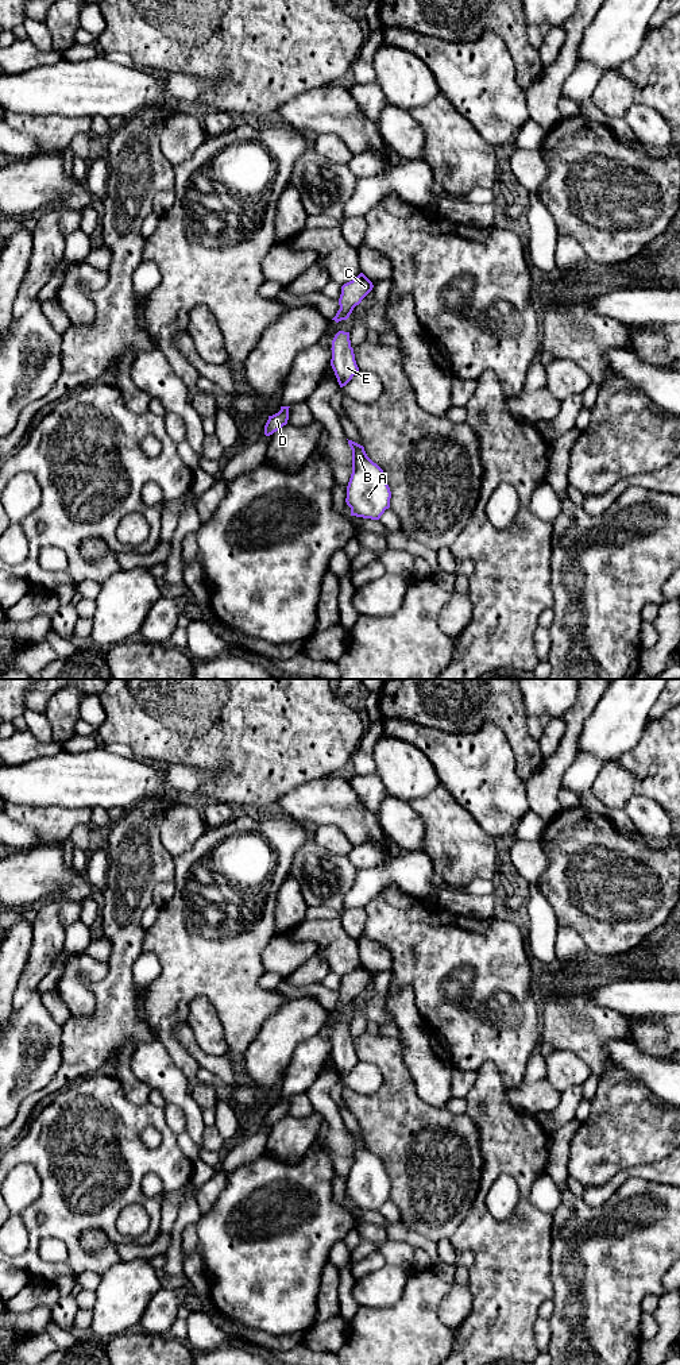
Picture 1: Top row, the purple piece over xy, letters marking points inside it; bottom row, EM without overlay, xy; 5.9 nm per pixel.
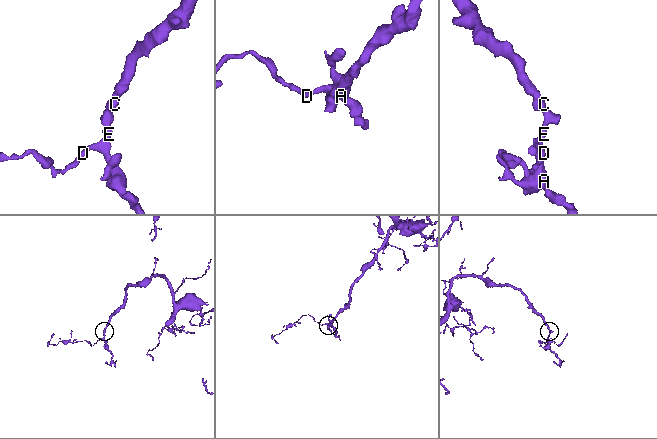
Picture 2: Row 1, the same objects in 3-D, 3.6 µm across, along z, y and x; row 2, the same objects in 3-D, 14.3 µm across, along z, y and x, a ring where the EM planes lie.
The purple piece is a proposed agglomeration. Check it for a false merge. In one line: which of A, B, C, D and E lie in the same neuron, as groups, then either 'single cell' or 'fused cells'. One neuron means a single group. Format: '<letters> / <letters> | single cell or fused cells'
A B C D E | single cell

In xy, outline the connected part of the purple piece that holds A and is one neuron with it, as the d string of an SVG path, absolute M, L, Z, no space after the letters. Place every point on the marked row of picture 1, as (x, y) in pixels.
M348 440L352 450L352 474L345 502L351 516L379 520L390 508L391 491L383 470L366 454L364 447Z

